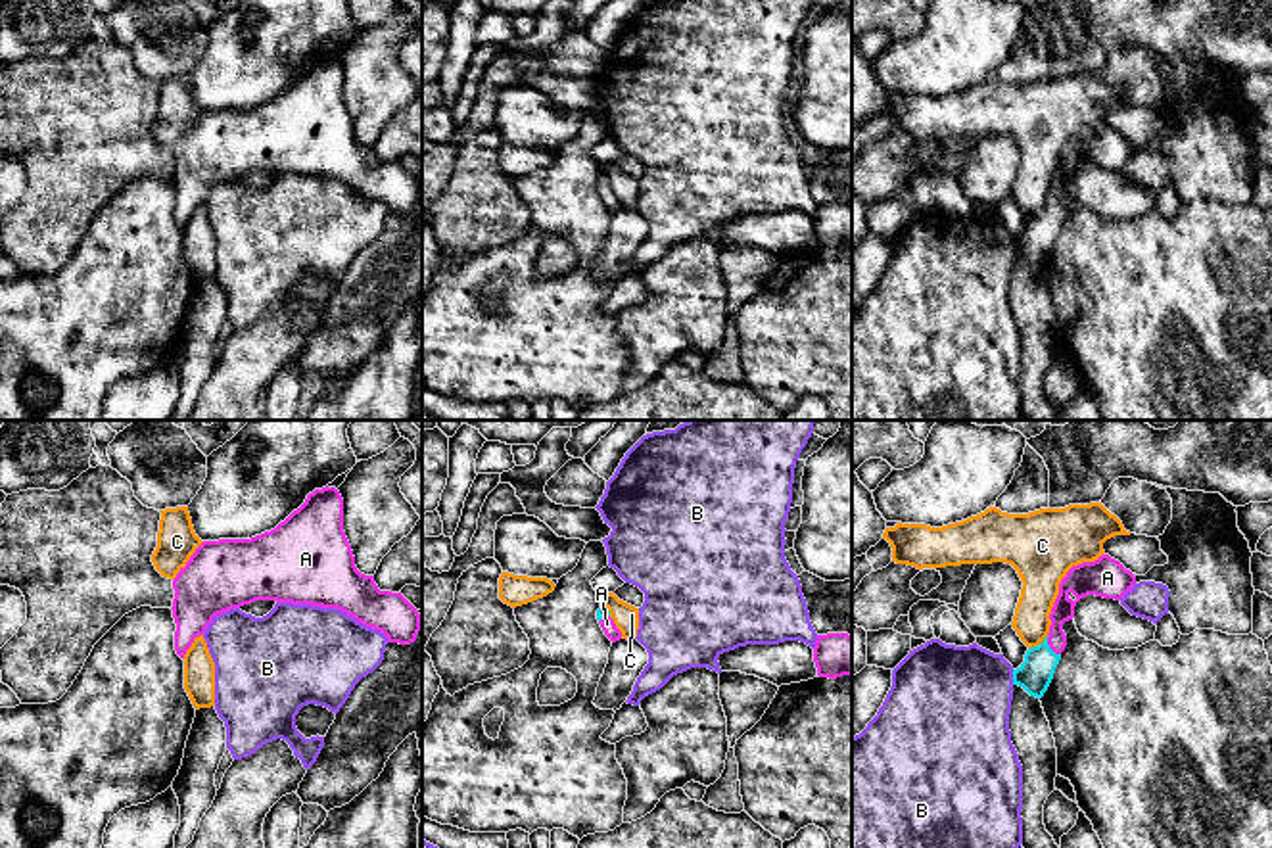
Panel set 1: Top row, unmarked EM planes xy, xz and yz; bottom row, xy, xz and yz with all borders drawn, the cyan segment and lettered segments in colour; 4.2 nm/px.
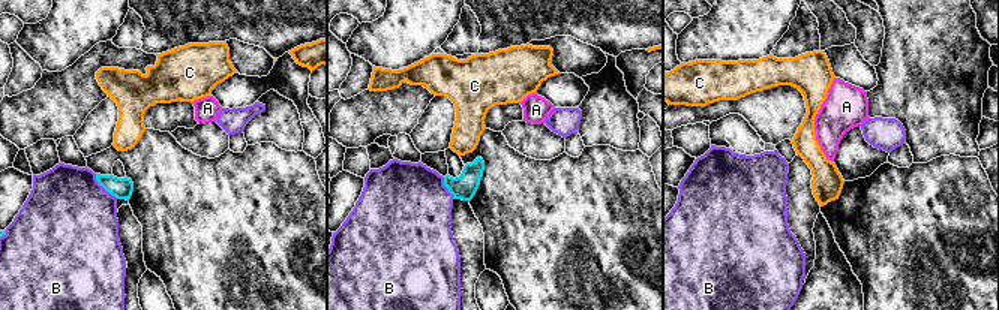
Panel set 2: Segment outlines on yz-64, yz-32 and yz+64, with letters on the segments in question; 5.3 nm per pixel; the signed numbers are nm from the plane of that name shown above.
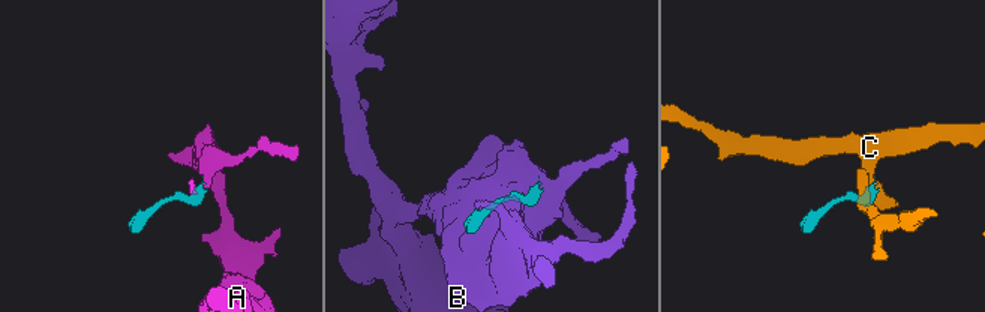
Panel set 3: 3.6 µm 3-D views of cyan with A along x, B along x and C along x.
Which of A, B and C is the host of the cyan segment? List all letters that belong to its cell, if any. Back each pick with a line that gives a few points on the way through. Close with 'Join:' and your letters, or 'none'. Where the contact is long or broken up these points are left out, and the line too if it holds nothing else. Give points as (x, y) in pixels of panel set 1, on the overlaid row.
A: runs through yz (1036, 672), (1048, 645), (1056, 637), (1063, 609)
Join: A

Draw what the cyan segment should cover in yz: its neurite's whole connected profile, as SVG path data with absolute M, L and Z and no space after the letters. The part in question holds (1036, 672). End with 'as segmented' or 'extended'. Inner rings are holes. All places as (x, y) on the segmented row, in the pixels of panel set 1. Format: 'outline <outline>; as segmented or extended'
outline M1109 554L1072 566L1059 583L1048 637L1026 650L1025 662L1013 670L1013 685L1023 687L1030 696L1042 698L1067 647L1063 624L1074 618L1076 602L1088 595L1120 601L1134 583L1136 576Z; extended

